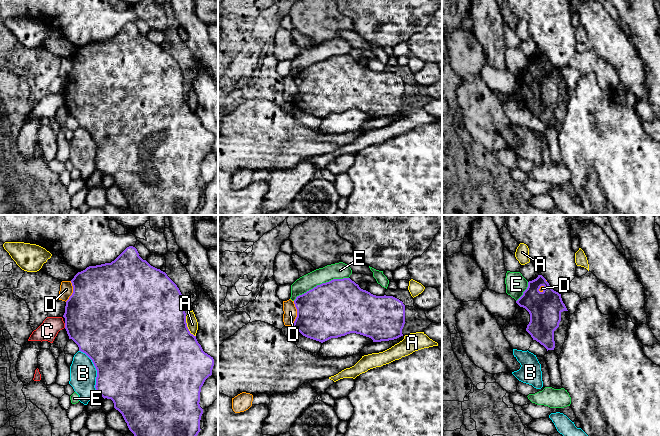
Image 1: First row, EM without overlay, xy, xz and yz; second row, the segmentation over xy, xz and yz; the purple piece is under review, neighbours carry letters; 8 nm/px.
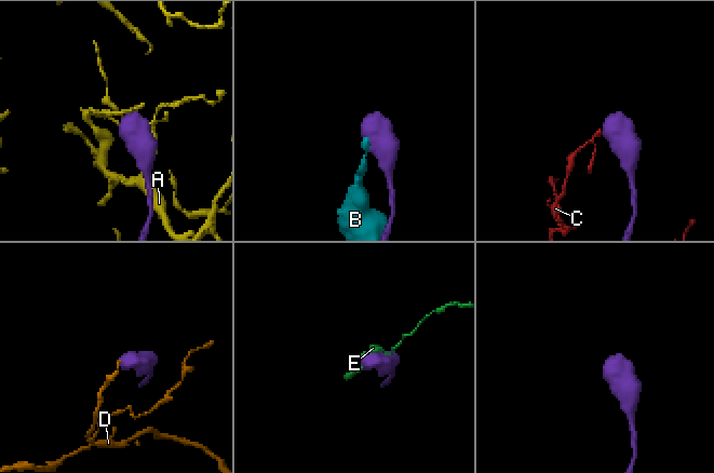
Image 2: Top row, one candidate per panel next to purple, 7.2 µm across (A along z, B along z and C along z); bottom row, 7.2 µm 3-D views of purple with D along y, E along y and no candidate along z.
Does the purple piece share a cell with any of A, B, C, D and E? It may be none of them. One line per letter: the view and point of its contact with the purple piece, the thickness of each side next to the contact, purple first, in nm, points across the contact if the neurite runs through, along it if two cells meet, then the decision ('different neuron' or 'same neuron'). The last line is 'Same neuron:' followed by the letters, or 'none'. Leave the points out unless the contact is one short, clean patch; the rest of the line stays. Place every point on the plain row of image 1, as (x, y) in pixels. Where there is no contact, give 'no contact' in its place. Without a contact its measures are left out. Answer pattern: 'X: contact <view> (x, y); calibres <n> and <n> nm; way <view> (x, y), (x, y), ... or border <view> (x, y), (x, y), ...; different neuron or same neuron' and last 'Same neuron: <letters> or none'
A: contact xy (187, 103); calibres 500 and 90 nm; different neuron
B: contact xy (96, 145); calibres 500 and 220 nm; border xy (79, 126), (91, 136), (96, 146), (96, 168); different neuron
C: contact xy (65, 101); calibres 500 and 160 nm; border xy (64, 99), (65, 103); different neuron
D: contact xz (297, 89); calibres 440 and 110 nm; border xz (294, 77), (296, 92), (292, 101); different neuron
E: contact xz (320, 60); calibres 460 and 130 nm; different neuron
Same neuron: none

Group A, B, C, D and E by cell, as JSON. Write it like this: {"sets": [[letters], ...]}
{"sets": [["A"], ["B"], ["C"], ["D"], ["E"]]}

